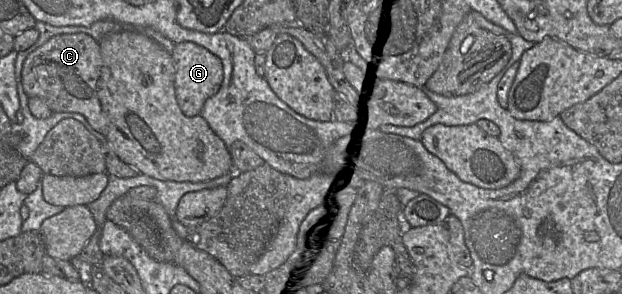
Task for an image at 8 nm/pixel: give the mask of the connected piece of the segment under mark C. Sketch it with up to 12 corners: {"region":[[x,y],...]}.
{"region":[[51,37],[24,60],[26,95],[106,136],[99,42]]}

